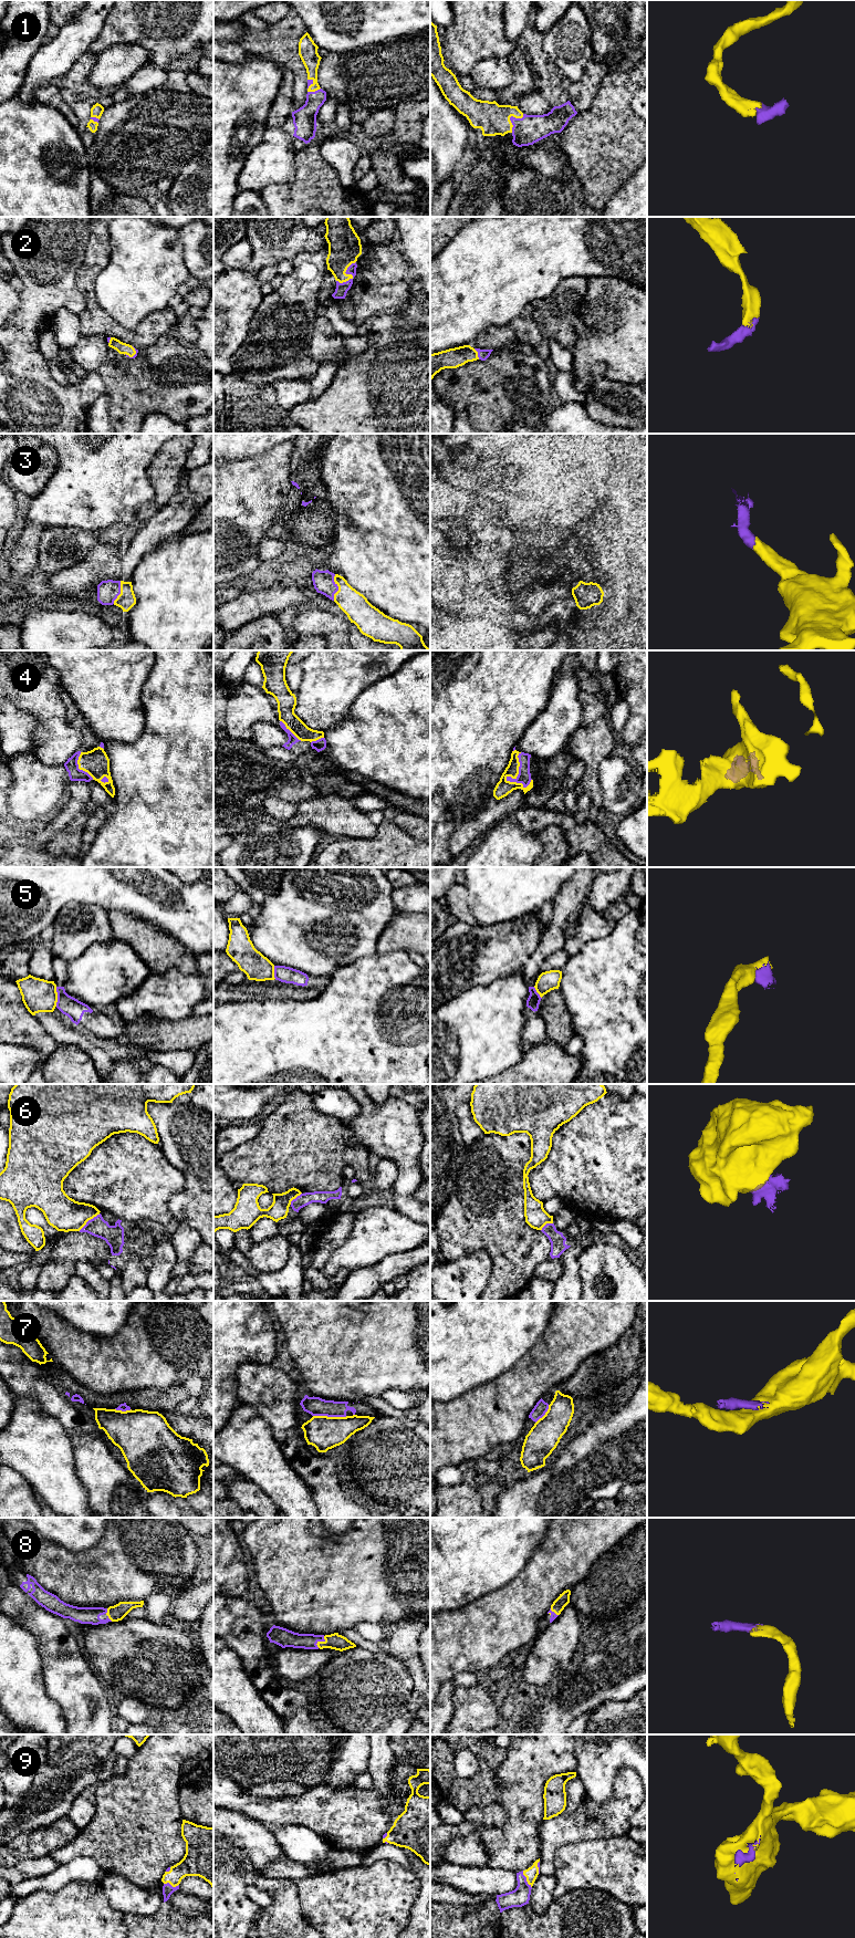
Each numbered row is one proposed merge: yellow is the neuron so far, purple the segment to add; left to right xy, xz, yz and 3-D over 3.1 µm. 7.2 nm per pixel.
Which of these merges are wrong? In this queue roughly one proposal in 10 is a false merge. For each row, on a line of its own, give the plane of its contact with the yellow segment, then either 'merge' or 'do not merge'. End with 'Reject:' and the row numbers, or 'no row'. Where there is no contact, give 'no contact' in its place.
1: meets yellow in yz; merge
2: meets yellow in xz; merge
3: meets yellow in xz; merge
4: meets yellow in yz; merge
5: meets yellow in xy; do not merge
6: meets yellow in xy; merge
7: meets yellow in xz; do not merge
8: meets yellow in xz; merge
9: meets yellow in yz; merge
Reject: 5, 7

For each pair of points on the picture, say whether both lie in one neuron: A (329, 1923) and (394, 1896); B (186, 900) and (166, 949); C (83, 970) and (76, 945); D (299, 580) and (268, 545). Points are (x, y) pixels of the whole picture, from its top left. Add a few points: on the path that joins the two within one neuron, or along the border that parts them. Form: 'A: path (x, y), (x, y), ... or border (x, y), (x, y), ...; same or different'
A: path (345, 1913), (369, 1913), (377, 1910); same
B: border (149, 923), (180, 943), (191, 954); different
C: border (102, 941), (92, 944), (77, 958), (68, 964); different
D: border (287, 549), (277, 558); different

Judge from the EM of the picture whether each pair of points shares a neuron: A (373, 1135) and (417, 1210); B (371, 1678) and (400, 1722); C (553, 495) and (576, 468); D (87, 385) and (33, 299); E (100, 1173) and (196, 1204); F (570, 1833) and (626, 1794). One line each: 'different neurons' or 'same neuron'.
A: same neuron
B: same neuron
C: same neuron
D: same neuron
E: different neurons
F: same neuron

